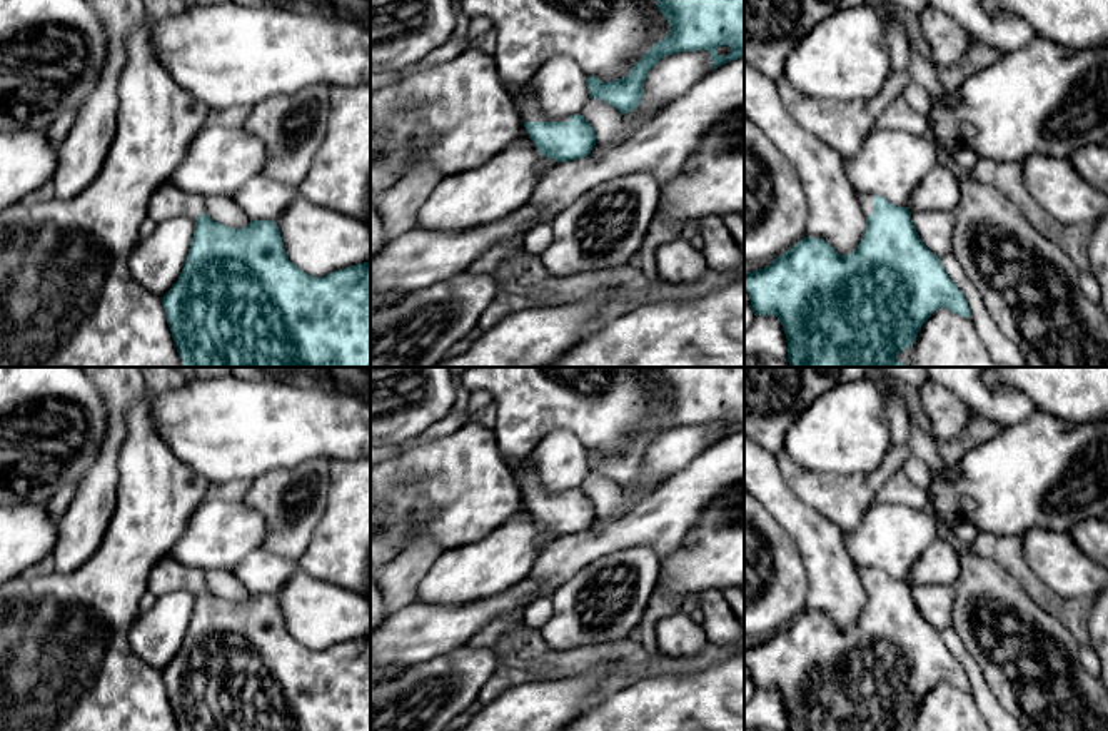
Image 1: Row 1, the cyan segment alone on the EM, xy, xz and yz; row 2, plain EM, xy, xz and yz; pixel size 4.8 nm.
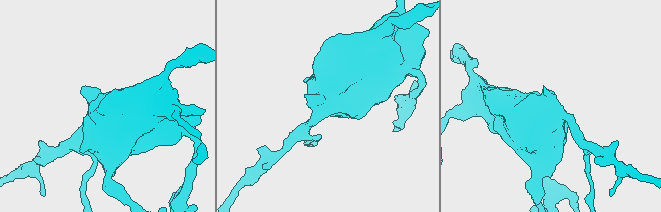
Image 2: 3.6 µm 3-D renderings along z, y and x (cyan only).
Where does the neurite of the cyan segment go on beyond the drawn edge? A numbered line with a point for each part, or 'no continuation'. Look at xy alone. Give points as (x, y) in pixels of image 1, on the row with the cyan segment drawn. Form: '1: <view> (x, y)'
1: xy (167, 201)

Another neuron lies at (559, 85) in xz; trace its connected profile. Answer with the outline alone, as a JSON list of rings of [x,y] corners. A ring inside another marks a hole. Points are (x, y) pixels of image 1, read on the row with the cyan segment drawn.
[[[571,55],[549,58],[527,85],[551,120],[581,113],[589,100],[587,75]]]

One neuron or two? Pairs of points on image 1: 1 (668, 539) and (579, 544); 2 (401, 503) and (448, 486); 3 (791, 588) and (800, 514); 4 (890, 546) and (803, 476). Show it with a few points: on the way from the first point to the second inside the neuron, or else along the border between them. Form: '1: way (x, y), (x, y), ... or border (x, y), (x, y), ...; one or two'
1: way (646, 534), (618, 534), (601, 543); one
2: way (412, 493), (436, 488); one
3: border (771, 514), (796, 544), (810, 581); two
4: border (875, 499), (861, 521), (845, 534); two

